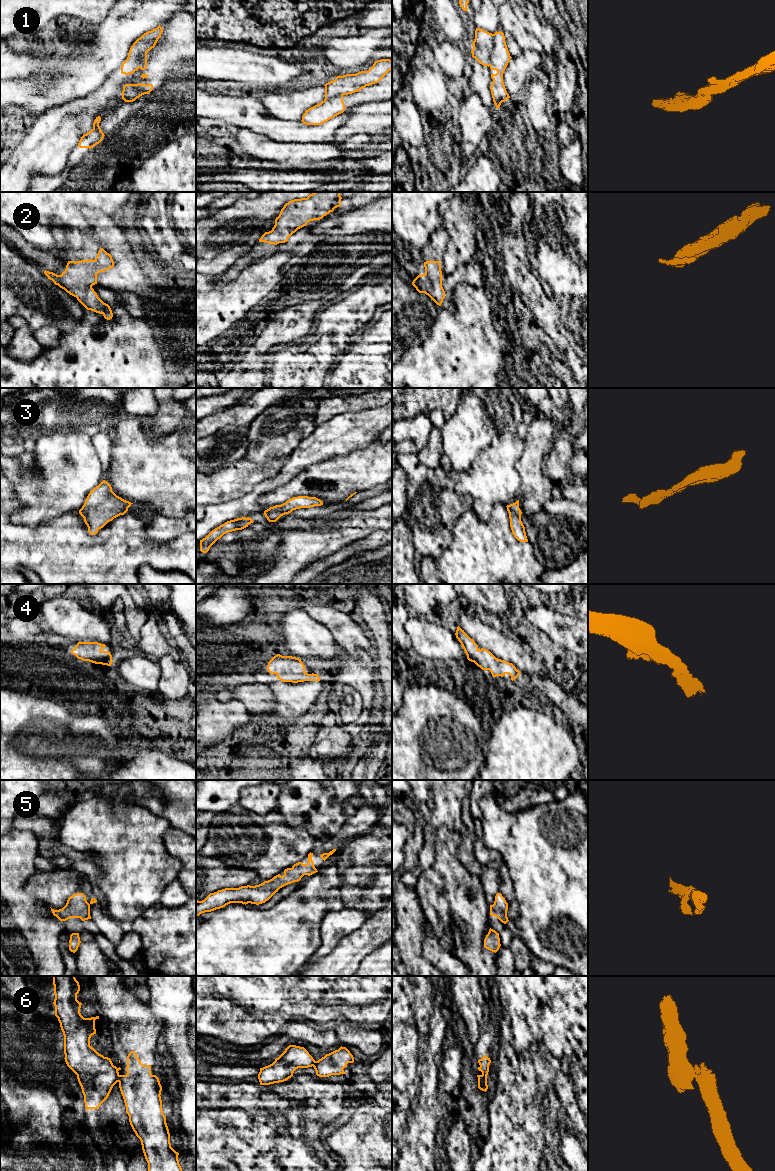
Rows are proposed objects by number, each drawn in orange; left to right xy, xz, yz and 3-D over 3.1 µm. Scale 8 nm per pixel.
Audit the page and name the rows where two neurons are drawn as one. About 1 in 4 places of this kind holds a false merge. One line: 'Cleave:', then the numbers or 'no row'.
Cleave: 1, 6

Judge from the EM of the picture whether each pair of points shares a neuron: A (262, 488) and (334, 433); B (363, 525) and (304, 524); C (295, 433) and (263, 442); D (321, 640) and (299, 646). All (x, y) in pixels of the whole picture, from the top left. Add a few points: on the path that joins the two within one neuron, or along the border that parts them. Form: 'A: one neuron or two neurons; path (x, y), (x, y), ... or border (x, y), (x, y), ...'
A: one neuron; path (280, 479), (306, 453), (316, 447)
B: two neurons; border (360, 514), (347, 516), (332, 528), (316, 531)
C: one neuron; path (287, 433), (275, 433), (271, 437)
D: one neuron; path (316, 640), (304, 641)

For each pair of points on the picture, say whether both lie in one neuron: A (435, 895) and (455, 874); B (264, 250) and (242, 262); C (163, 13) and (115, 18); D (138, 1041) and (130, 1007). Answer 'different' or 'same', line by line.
A: same
B: same
C: same
D: same

